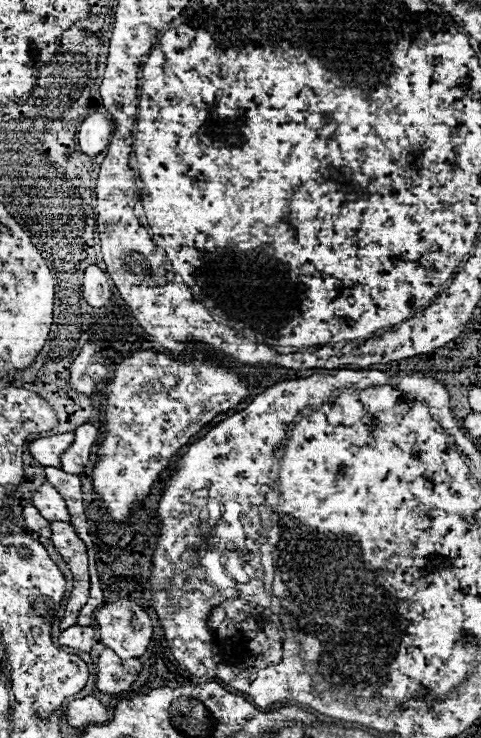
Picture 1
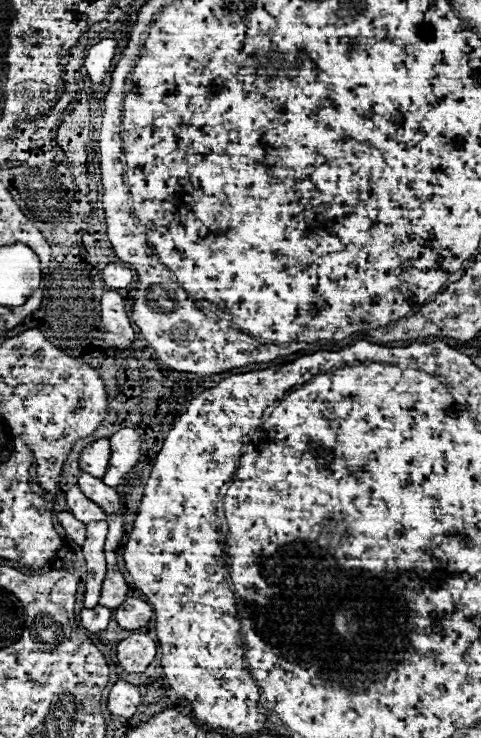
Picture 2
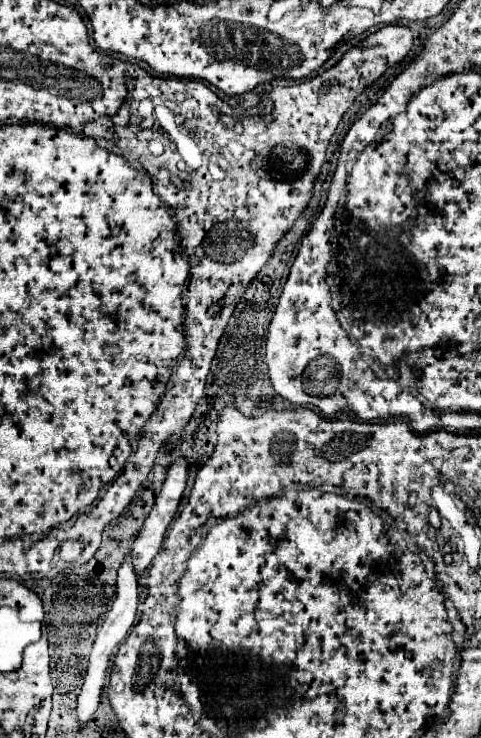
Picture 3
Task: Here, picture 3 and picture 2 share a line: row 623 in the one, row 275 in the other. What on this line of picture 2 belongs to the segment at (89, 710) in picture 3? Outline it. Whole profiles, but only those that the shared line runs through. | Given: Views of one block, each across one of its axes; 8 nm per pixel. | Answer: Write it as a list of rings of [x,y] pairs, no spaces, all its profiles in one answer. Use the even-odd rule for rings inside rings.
[[[112,262],[104,268],[104,282],[110,286],[110,288],[126,288],[132,278],[134,278],[134,270],[126,268],[124,264],[120,262]]]

